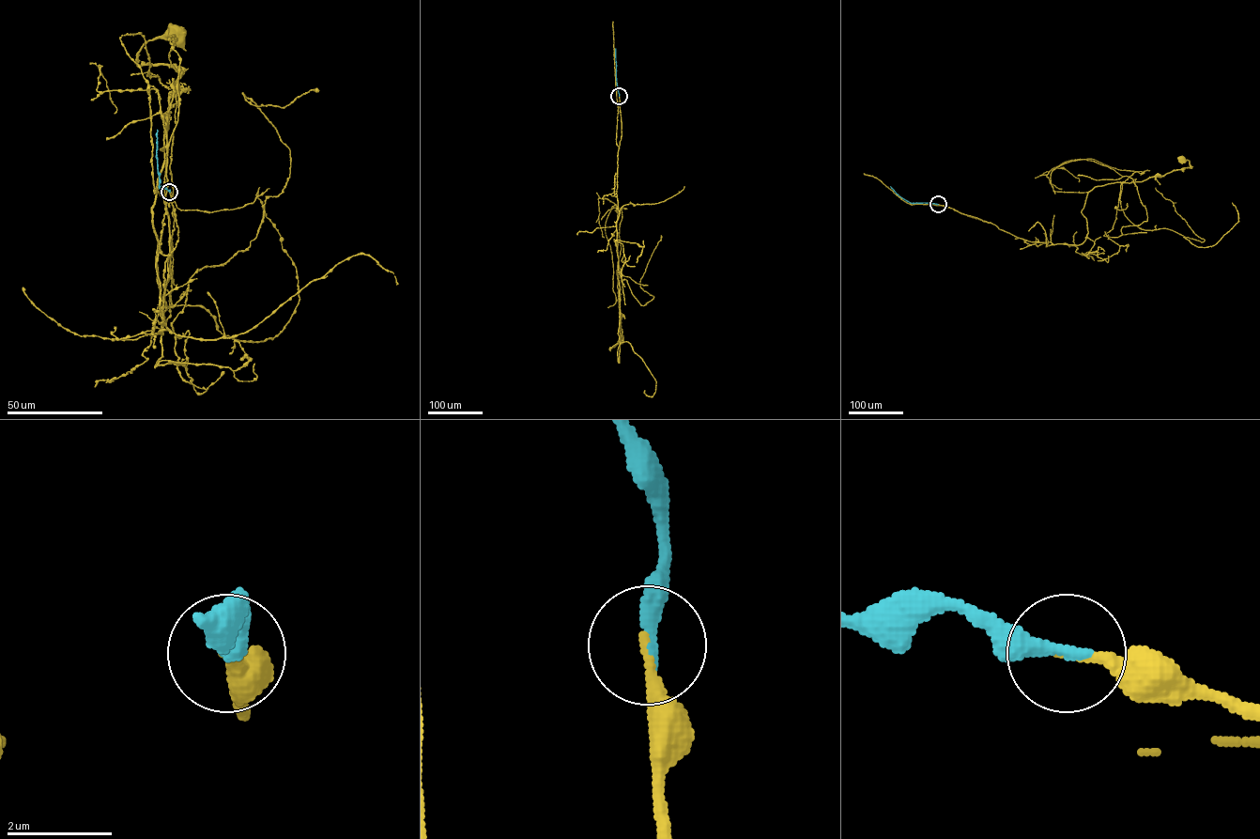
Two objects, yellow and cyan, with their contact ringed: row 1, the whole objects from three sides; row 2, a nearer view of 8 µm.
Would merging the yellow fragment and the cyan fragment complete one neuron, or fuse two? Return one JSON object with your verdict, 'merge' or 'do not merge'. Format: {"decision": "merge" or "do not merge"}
{"decision": "merge"}

